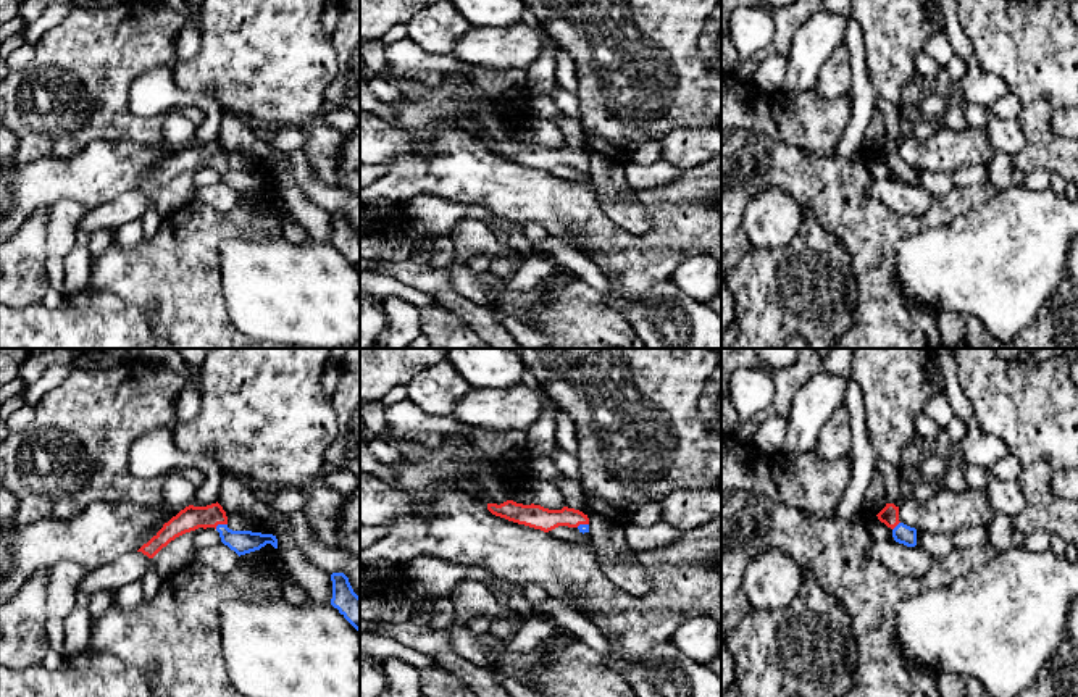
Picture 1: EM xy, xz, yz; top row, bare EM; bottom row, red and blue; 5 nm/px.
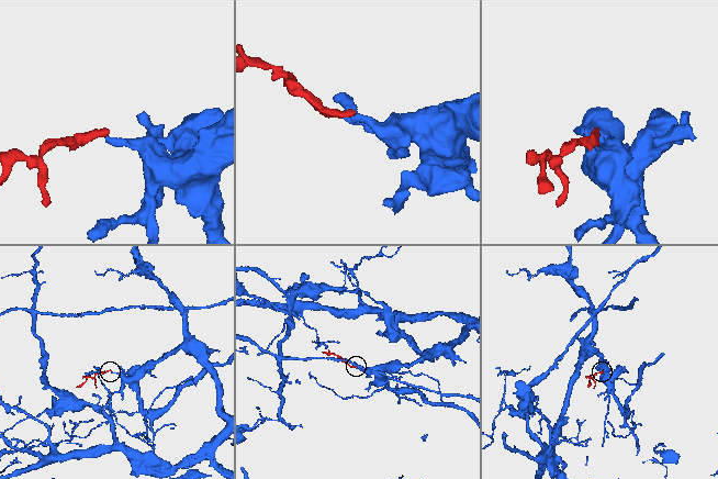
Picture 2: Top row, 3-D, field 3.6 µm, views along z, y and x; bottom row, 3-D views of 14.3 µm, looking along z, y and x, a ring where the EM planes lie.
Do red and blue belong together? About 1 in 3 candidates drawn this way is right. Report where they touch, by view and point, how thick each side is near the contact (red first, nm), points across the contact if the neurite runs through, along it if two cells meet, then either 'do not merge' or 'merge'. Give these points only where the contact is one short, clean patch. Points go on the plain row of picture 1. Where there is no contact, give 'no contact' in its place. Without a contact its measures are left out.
contact xy (220, 162); calibres 120 and 120 nm; way xy (191, 157), (220, 162), (236, 179), (242, 181); merge

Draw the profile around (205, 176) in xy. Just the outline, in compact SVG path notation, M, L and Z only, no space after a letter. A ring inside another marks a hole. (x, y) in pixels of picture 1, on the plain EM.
M215 166L200 168L194 176L194 184L197 189L213 186L219 181L221 181L219 171Z

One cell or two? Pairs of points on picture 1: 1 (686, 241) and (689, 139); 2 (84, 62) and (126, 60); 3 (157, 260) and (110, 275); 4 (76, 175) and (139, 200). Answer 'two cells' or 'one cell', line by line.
1: two cells
2: one cell
3: one cell
4: two cells

